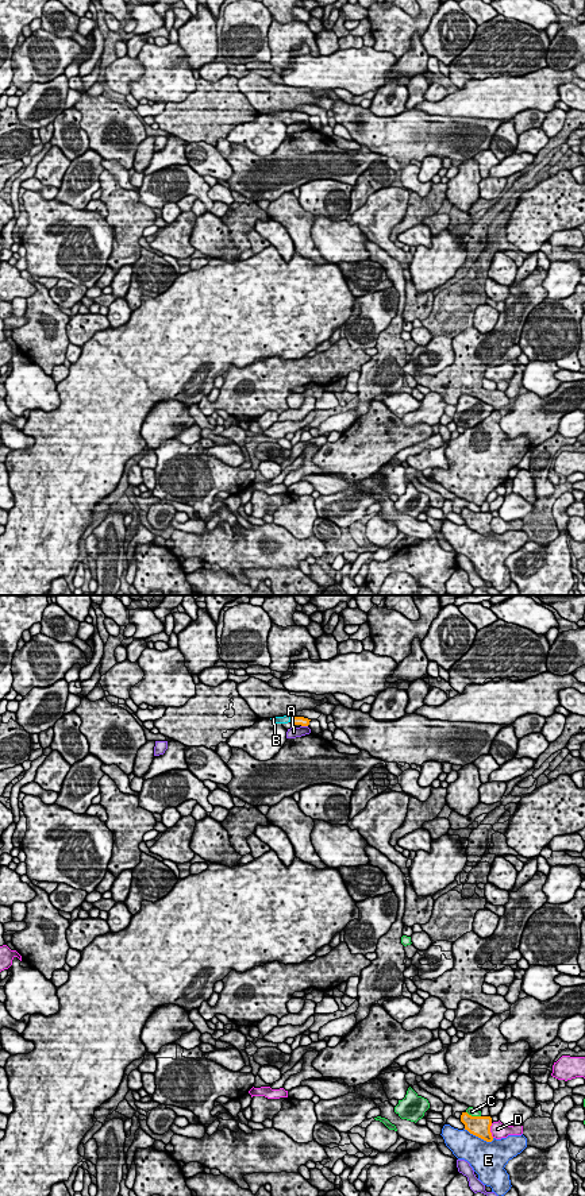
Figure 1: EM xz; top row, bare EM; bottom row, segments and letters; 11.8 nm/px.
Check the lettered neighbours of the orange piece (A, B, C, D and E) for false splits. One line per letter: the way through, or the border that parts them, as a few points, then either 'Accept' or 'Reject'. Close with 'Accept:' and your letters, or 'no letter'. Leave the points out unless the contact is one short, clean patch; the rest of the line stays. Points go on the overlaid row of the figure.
A: Reject
B: Path across: xz (301, 721), (291, 720), (278, 720). Accept
C: Reject
D: Reject
E: Reject
Accept: B

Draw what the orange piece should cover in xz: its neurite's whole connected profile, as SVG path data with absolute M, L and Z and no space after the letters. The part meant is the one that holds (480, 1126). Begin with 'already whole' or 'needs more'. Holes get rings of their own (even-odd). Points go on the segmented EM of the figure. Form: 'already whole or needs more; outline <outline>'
already whole; outline M462 1112L461 1122L465 1124L465 1130L467 1130L470 1134L486 1142L493 1141L490 1133L490 1126L492 1126L490 1116L472 1116L467 1112Z

